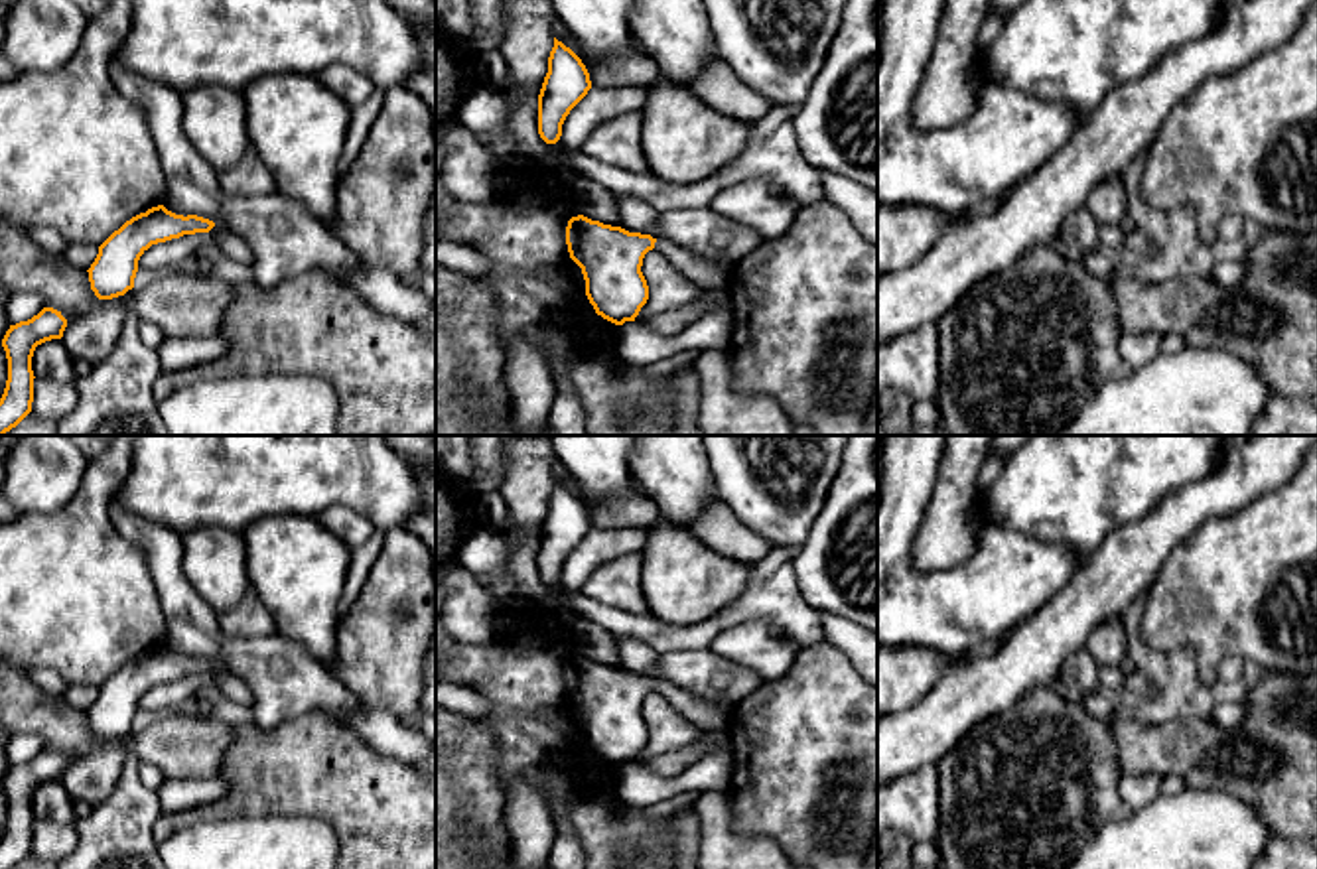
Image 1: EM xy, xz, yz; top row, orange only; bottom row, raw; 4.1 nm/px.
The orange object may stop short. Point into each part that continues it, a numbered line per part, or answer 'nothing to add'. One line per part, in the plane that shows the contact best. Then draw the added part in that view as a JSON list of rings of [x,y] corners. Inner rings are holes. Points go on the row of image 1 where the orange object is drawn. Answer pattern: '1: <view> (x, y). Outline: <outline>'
1: xz (706, 274). Outline: [[[658,238],[655,250],[664,254],[700,290],[728,290],[735,264],[708,260],[670,240]]]

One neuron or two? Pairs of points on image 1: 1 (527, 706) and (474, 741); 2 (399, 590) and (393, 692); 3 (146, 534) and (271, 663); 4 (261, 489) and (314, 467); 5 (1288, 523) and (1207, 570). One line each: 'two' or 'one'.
1: two
2: one
3: one
4: one
5: one

